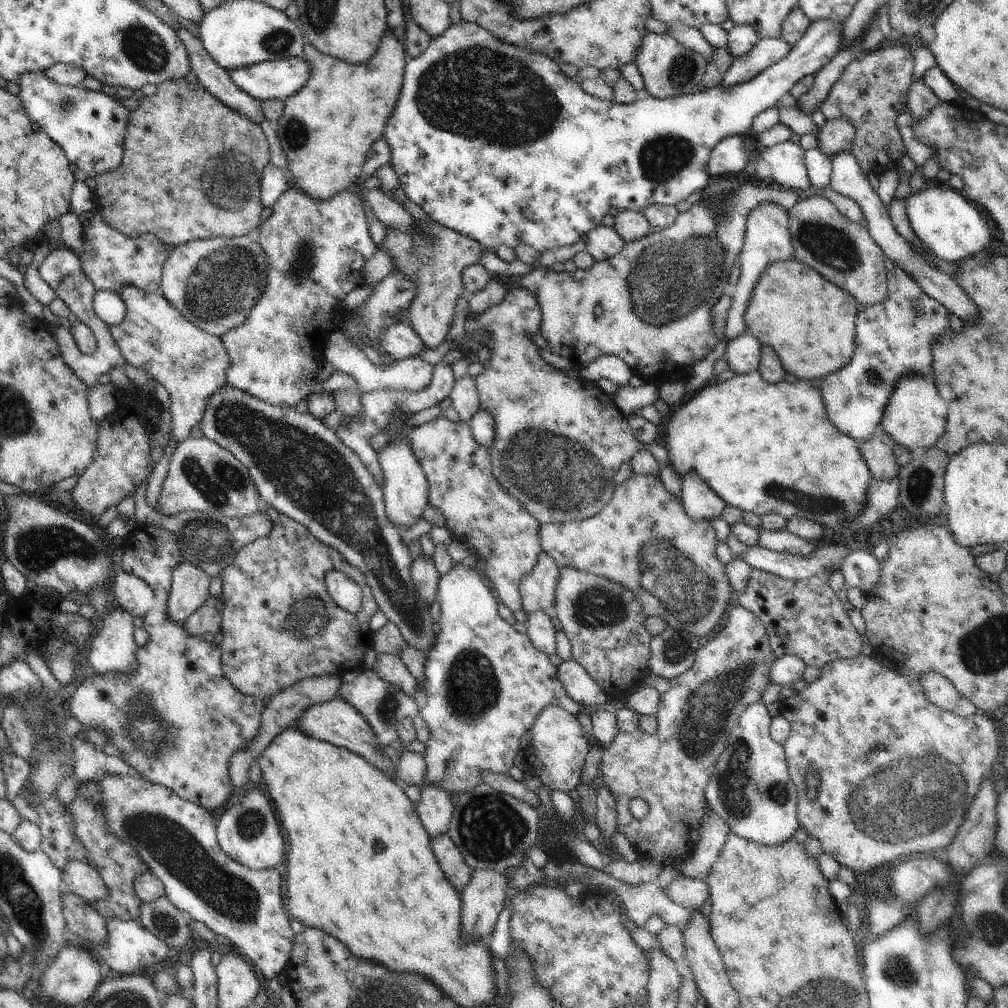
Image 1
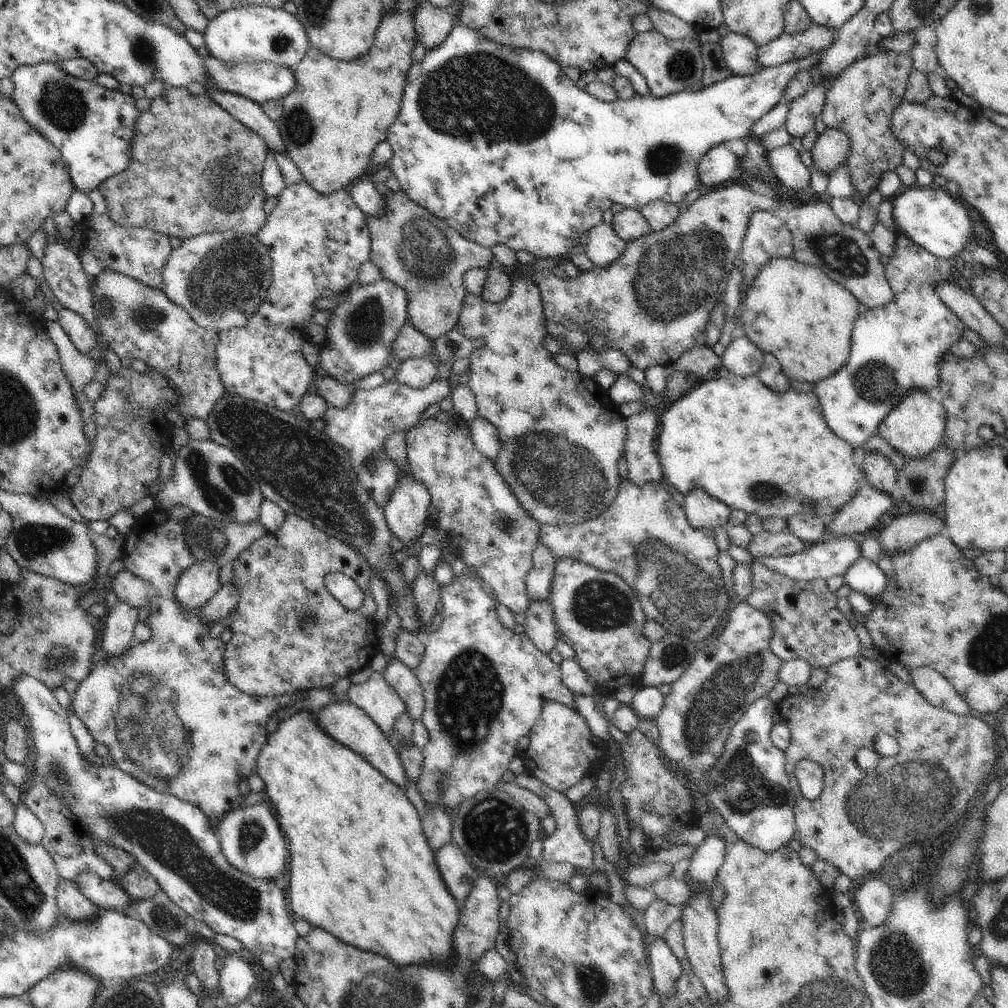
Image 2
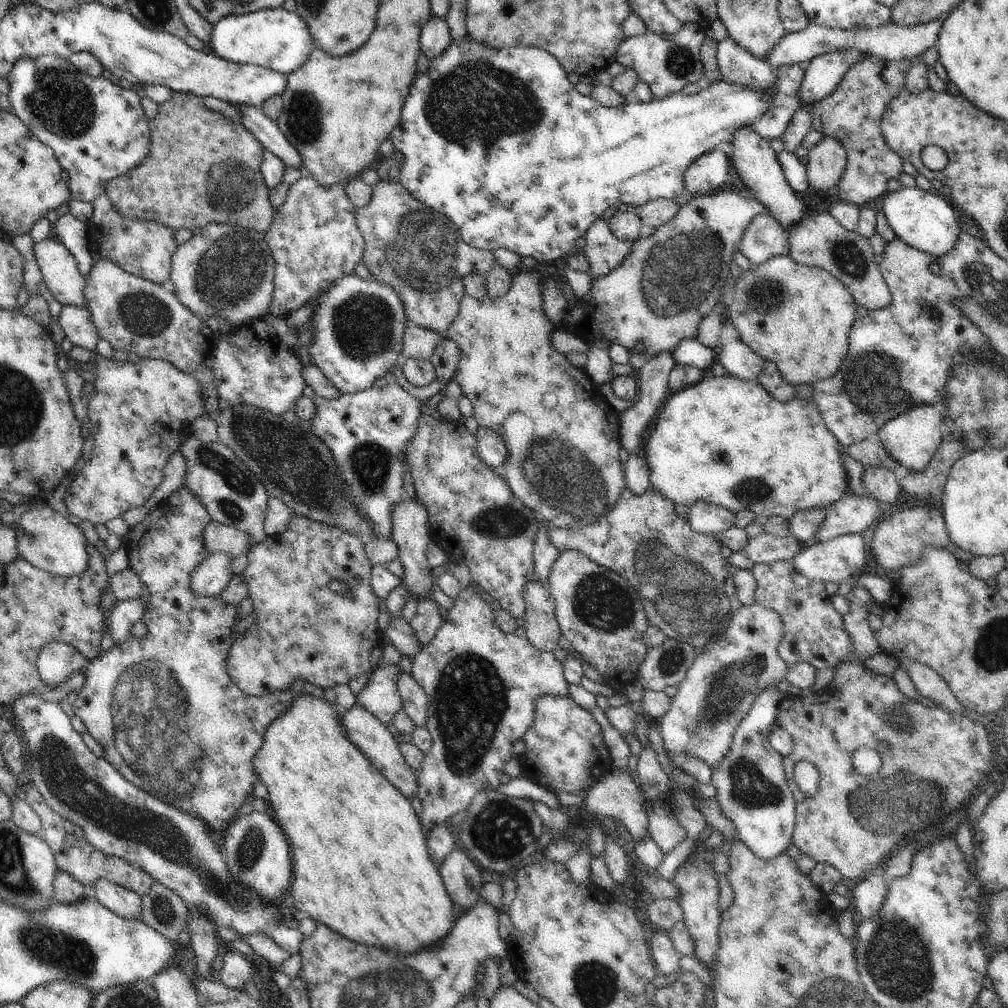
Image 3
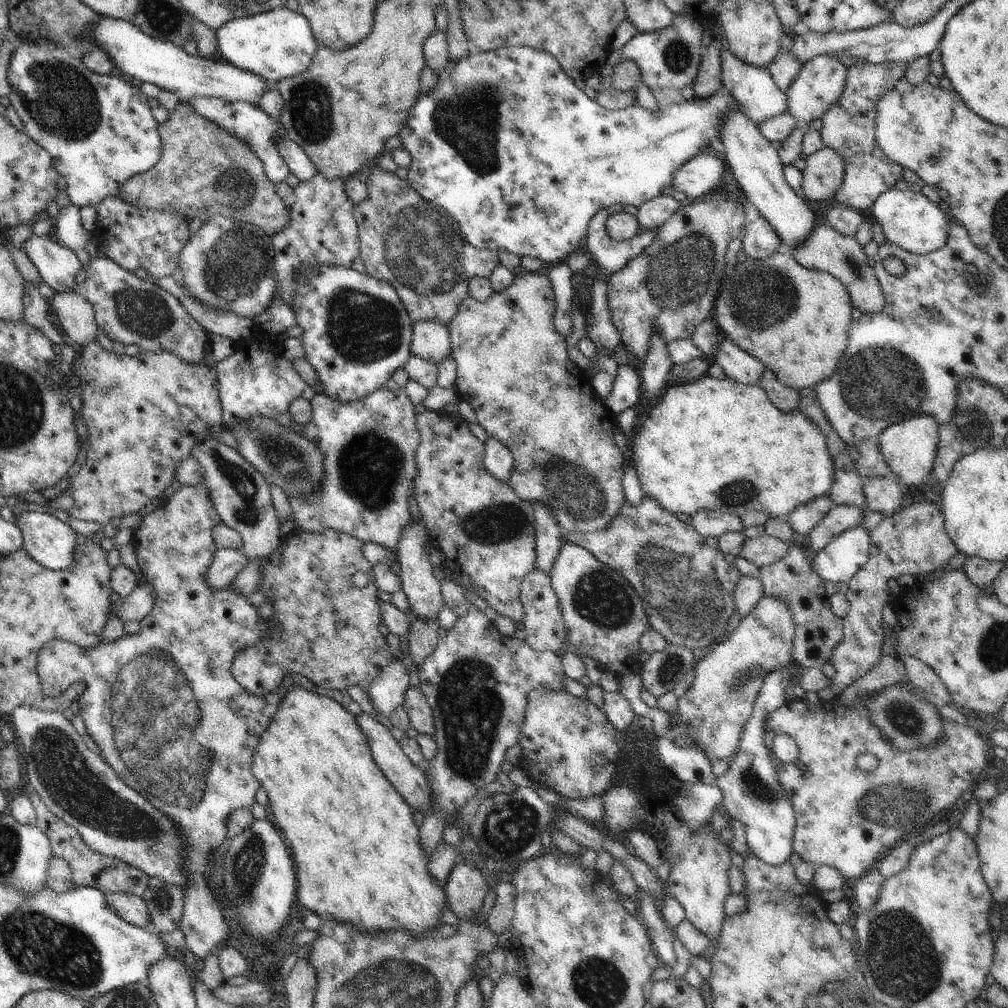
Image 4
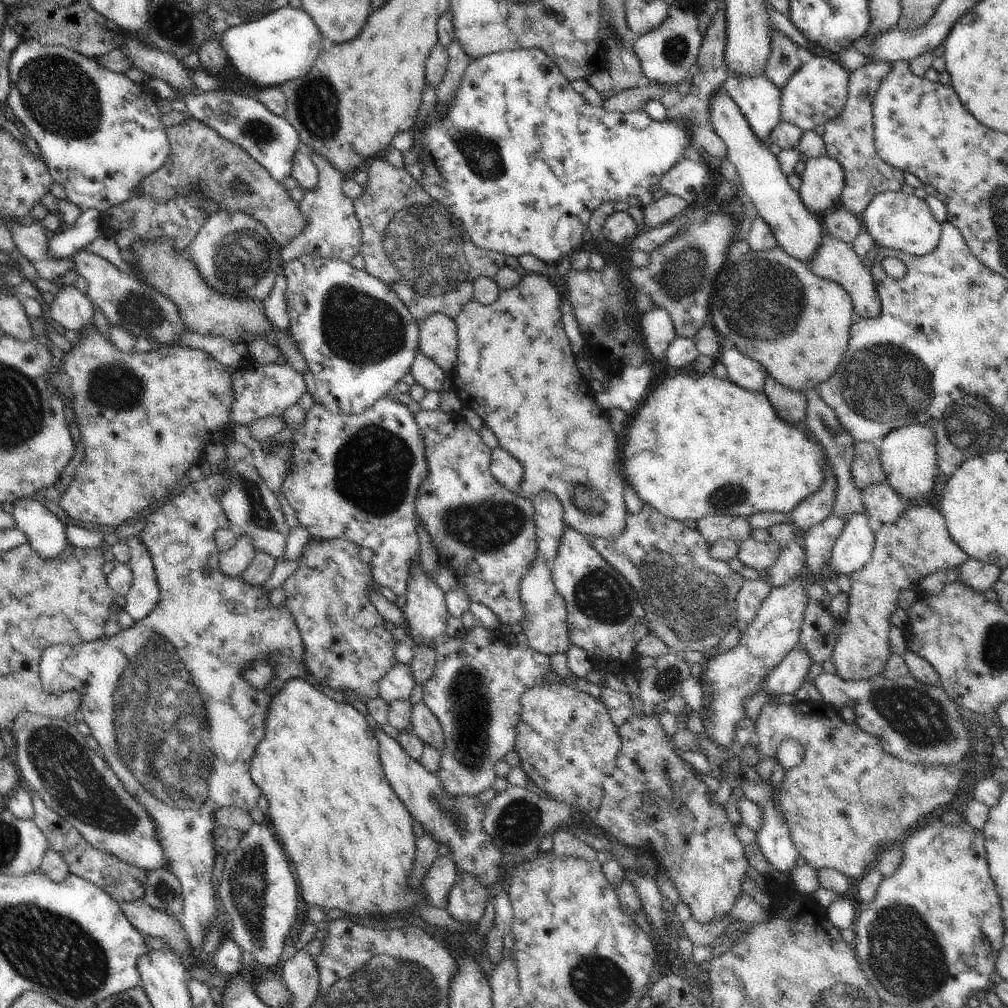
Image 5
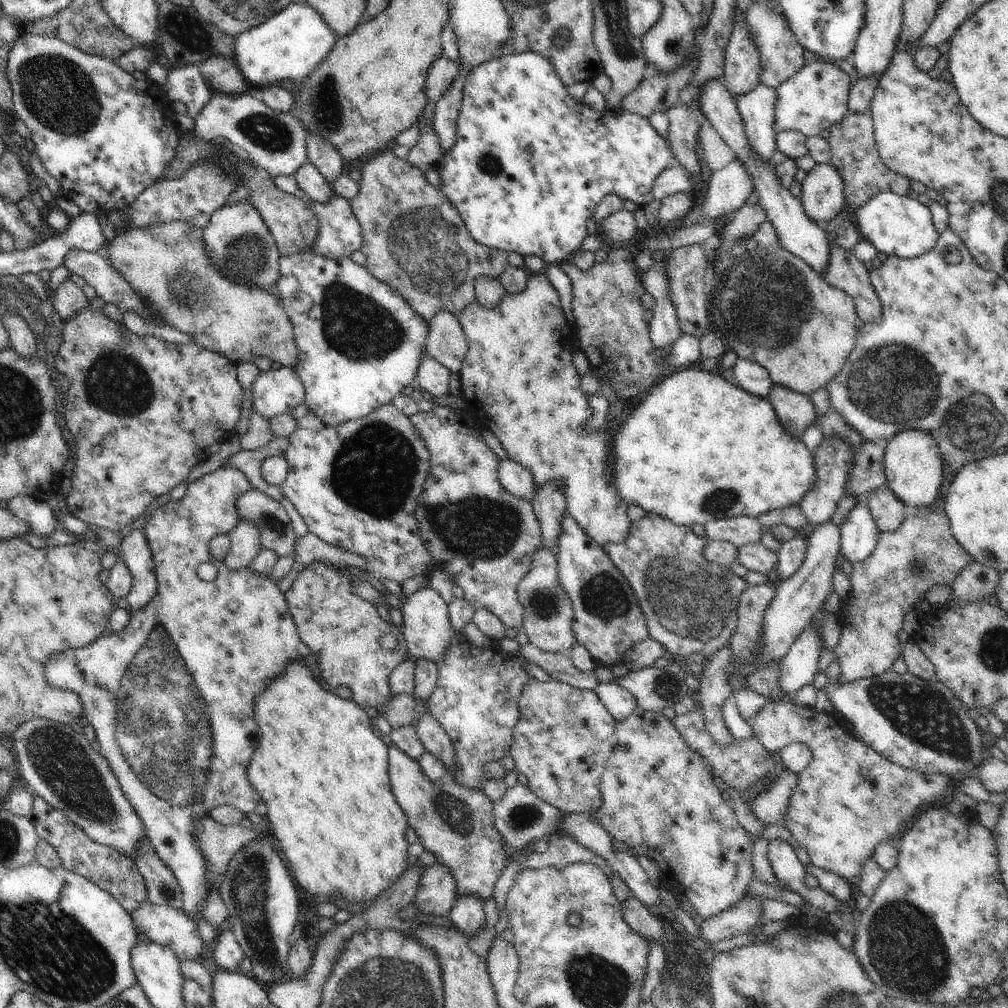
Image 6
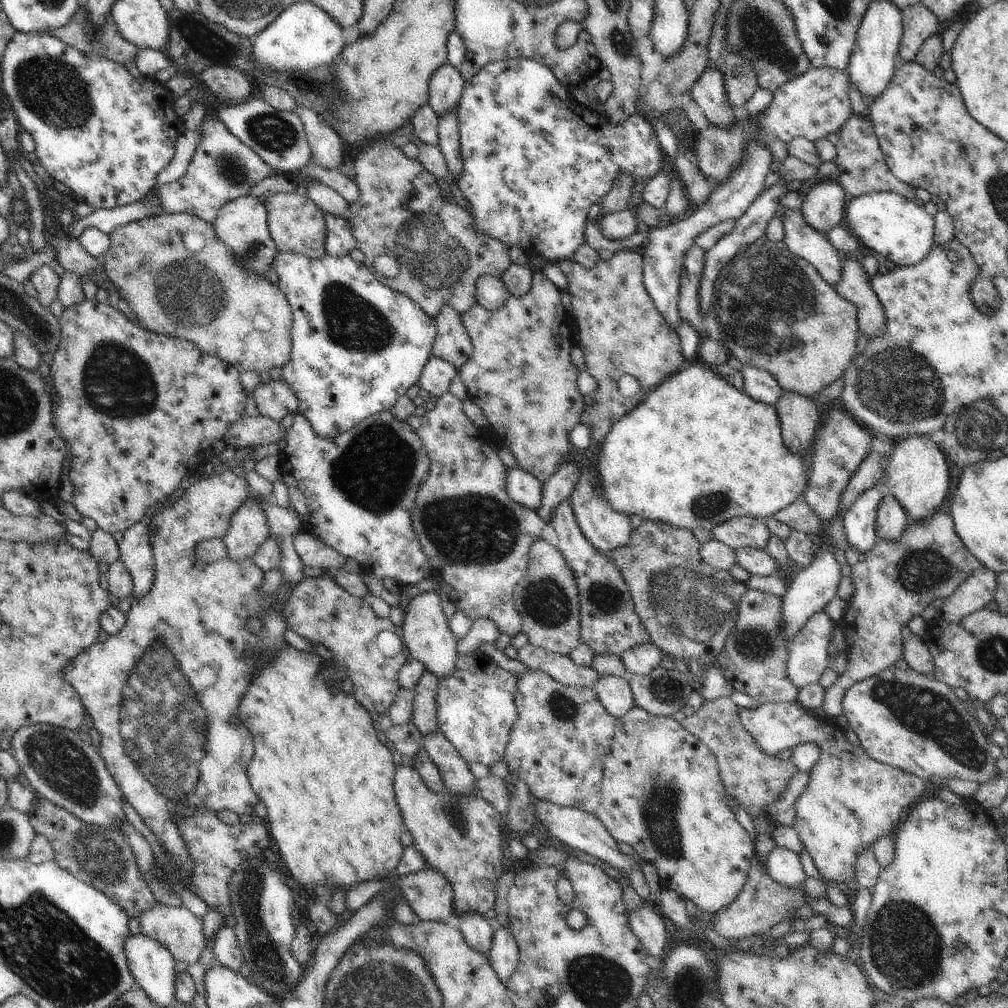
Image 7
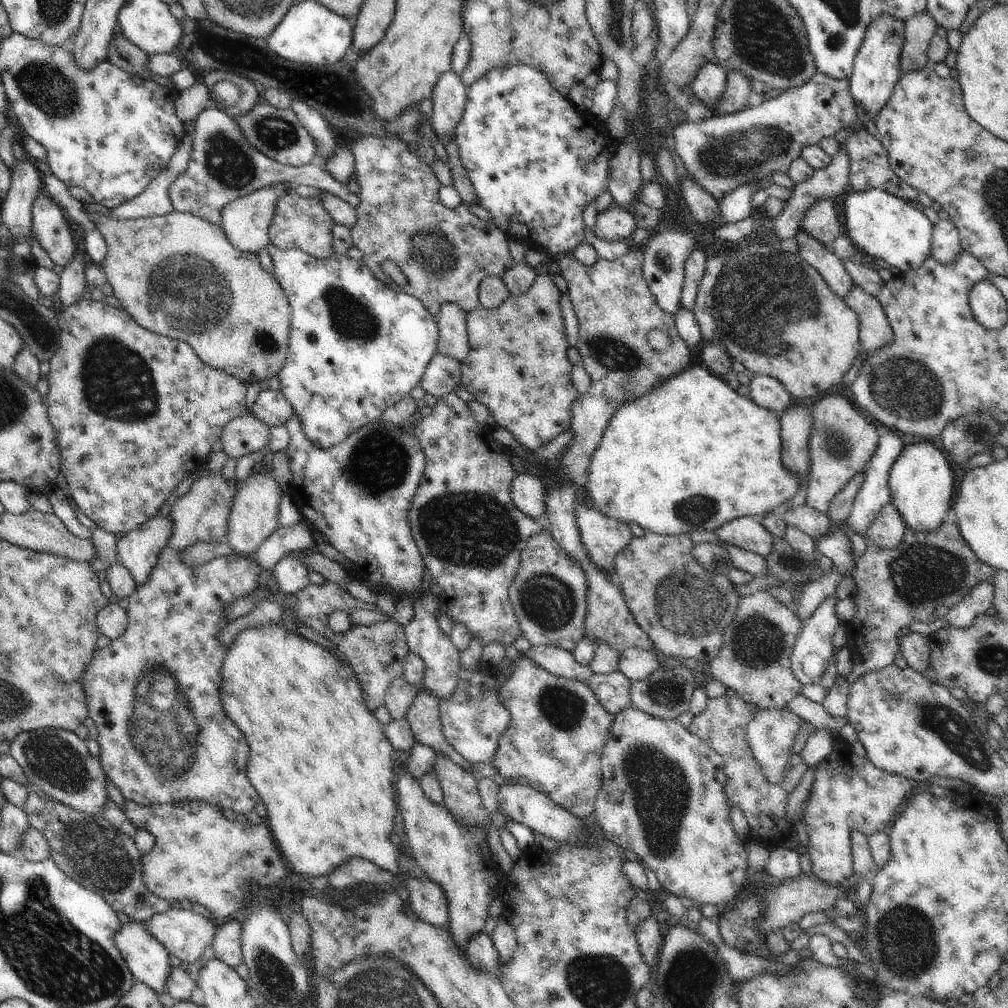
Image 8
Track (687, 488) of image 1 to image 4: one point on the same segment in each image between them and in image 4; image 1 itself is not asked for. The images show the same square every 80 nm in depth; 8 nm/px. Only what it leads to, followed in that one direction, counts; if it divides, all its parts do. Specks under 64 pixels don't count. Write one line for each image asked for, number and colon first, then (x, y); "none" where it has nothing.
2: (703, 512)
3: (707, 518)
4: (714, 524)

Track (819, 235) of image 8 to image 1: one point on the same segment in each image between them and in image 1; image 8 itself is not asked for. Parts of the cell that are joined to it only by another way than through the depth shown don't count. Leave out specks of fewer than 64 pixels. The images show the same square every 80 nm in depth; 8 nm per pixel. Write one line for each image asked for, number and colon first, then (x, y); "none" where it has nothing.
1: (835, 137)
2: (831, 149)
3: (825, 164)
4: (822, 177)
5: (822, 183)
6: (823, 197)
7: (823, 208)

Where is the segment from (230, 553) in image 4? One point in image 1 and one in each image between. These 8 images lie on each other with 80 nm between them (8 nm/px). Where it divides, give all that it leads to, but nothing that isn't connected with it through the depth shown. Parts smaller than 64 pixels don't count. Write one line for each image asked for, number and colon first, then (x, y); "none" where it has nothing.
1: (189, 589)
2: (199, 582)
3: (212, 576)

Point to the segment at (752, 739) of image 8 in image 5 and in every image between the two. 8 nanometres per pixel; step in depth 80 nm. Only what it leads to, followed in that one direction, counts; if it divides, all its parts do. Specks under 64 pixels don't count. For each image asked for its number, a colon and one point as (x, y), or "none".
5: (848, 800)
6: (849, 799)
7: (851, 800)

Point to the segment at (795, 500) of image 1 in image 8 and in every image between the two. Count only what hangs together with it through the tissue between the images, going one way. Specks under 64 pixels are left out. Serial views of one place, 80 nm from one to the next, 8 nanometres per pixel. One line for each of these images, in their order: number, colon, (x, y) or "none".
2: (772, 454)
3: (726, 441)
4: (713, 444)
5: (700, 445)
6: (697, 448)
7: (697, 452)
8: (692, 454)

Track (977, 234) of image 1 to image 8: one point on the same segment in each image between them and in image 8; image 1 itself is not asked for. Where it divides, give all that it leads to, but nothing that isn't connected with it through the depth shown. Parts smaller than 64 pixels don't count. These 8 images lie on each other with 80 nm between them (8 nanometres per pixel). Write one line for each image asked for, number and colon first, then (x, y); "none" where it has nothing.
2: (929, 216)
3: (926, 221)
4: (908, 219)
5: (896, 220)
6: (897, 225)
7: (885, 222)
8: (887, 227)

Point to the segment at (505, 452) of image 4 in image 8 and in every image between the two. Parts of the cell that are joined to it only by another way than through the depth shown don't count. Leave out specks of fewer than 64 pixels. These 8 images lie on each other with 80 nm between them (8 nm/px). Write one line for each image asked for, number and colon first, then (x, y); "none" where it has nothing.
5: (506, 469)
6: (516, 479)
7: (523, 488)
8: (529, 493)

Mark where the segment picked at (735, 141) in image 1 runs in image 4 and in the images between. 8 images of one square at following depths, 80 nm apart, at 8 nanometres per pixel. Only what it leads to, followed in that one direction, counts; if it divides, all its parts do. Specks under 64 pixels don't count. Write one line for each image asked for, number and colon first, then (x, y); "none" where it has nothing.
2: (719, 164)
3: (709, 173)
4: (695, 177)

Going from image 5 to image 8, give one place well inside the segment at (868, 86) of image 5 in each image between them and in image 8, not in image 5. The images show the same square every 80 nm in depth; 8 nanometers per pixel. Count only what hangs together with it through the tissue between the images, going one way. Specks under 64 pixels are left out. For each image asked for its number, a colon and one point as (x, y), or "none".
6: (855, 156)
7: (862, 163)
8: (869, 168)

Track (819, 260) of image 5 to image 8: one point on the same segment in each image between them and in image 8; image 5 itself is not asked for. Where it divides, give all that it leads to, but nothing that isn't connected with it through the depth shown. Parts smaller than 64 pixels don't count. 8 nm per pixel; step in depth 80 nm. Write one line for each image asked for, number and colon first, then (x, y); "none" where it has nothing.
6: (847, 273)
7: (855, 286)
8: (875, 332)

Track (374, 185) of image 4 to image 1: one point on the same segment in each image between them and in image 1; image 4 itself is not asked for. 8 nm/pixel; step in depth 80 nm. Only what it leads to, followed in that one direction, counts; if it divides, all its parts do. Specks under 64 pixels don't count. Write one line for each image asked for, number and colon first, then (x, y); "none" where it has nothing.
1: (433, 256)
2: (413, 248)
3: (417, 250)

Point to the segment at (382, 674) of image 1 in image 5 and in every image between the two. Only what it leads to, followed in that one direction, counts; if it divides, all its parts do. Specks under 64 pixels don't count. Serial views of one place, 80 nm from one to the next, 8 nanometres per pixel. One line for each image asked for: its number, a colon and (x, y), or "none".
2: (408, 687)
3: (415, 701)
4: (421, 717)
5: (427, 727)

